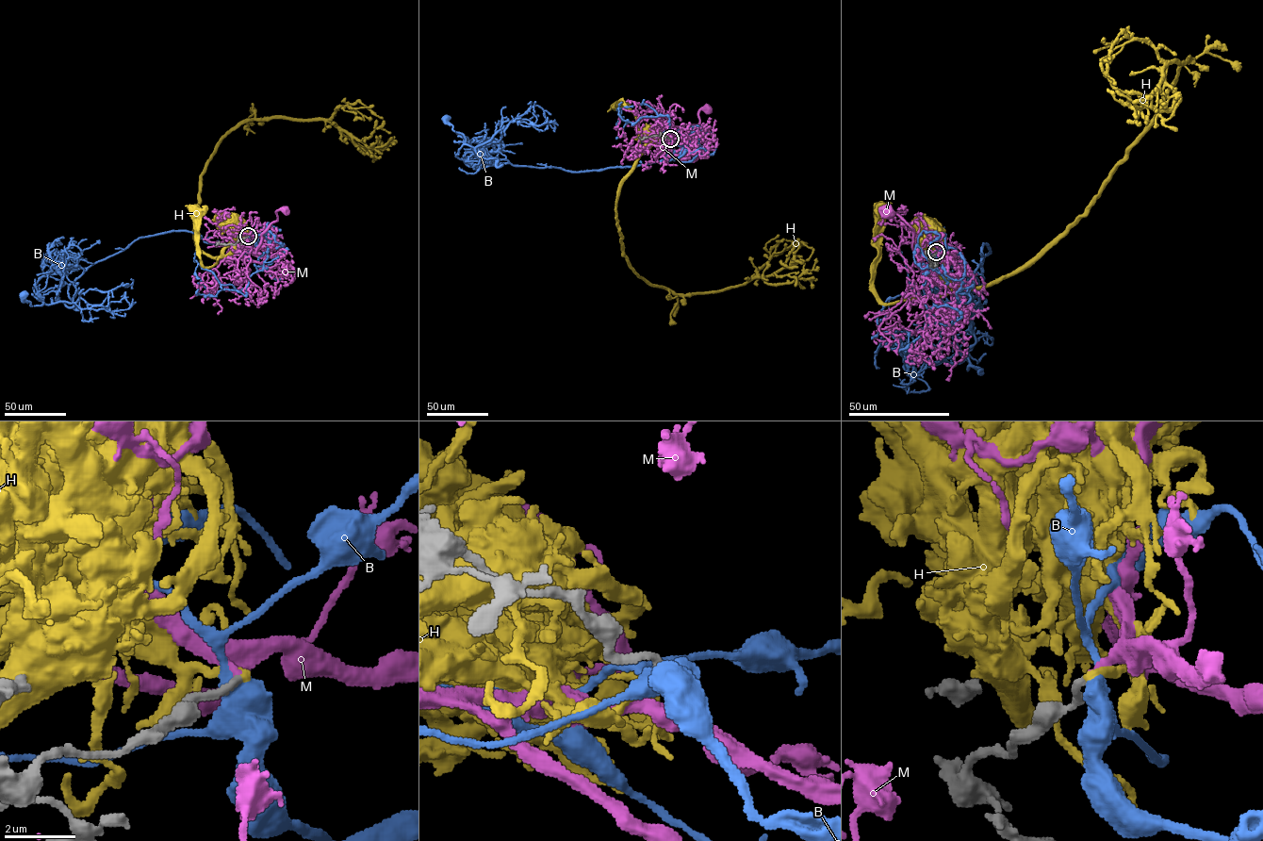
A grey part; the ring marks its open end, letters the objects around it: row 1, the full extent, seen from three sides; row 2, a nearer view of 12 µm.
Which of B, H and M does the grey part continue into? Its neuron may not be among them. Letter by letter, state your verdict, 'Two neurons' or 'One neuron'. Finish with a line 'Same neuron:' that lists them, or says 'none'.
B: Two neurons
H: Two neurons
M: One neuron
Same neuron: M

